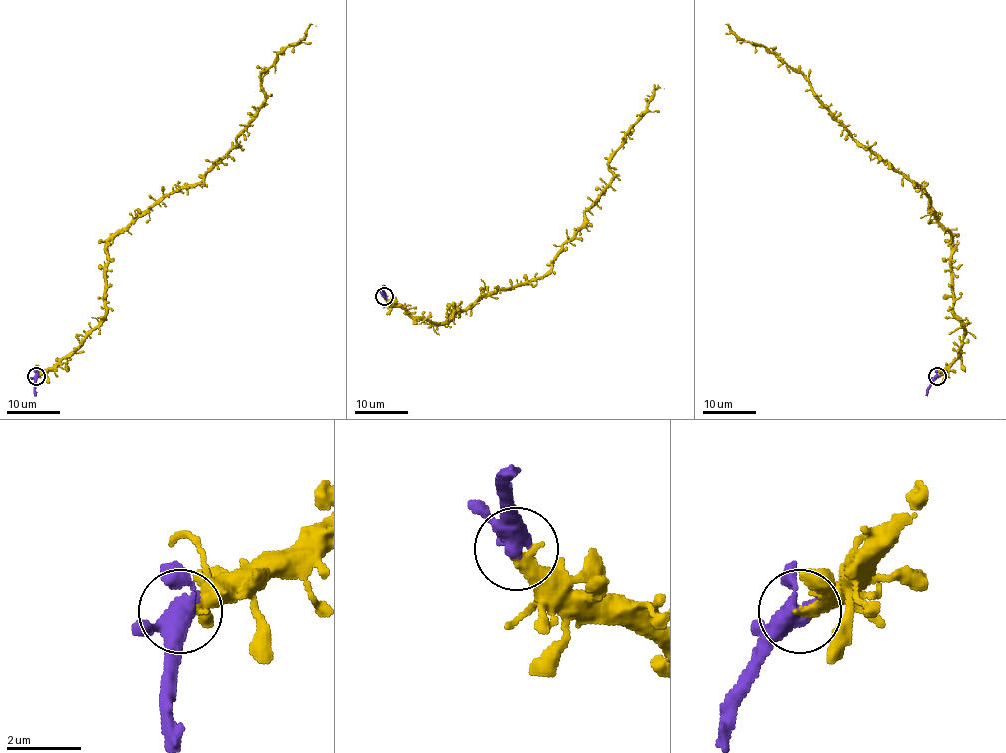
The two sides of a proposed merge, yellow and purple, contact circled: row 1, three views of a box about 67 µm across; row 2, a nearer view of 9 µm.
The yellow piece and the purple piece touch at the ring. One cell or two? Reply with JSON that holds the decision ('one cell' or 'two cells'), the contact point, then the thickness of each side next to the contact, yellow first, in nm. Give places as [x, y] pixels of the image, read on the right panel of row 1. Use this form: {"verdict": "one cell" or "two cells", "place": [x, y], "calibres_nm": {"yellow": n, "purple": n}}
{"verdict": "two cells", "place": [937, 376], "calibres_nm": {"yellow": 420, "purple": 360}}

